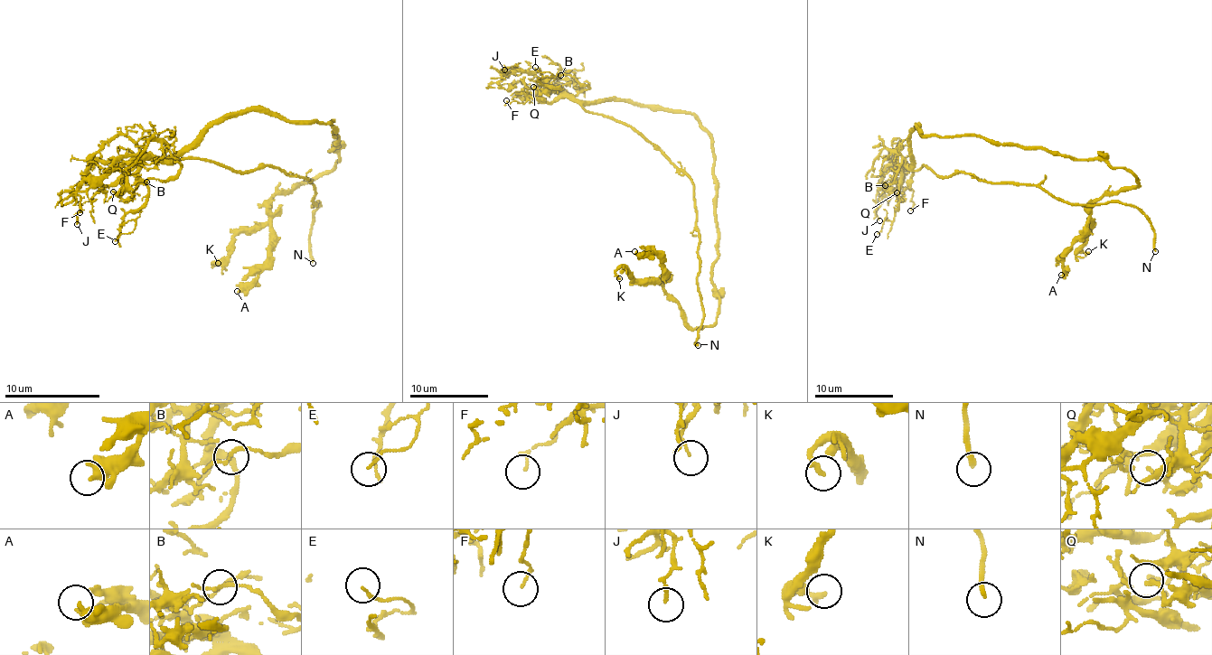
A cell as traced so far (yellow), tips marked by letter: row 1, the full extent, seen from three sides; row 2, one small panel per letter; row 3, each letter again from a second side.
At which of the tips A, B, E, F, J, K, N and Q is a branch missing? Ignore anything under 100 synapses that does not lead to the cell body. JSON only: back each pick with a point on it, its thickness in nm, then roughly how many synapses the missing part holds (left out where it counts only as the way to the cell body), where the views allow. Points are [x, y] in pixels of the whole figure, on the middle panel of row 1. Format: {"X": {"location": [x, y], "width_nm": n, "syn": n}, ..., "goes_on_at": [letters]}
{"N": {"location": [698, 345], "width_nm": 200}, "goes_on_at": ["N"]}

